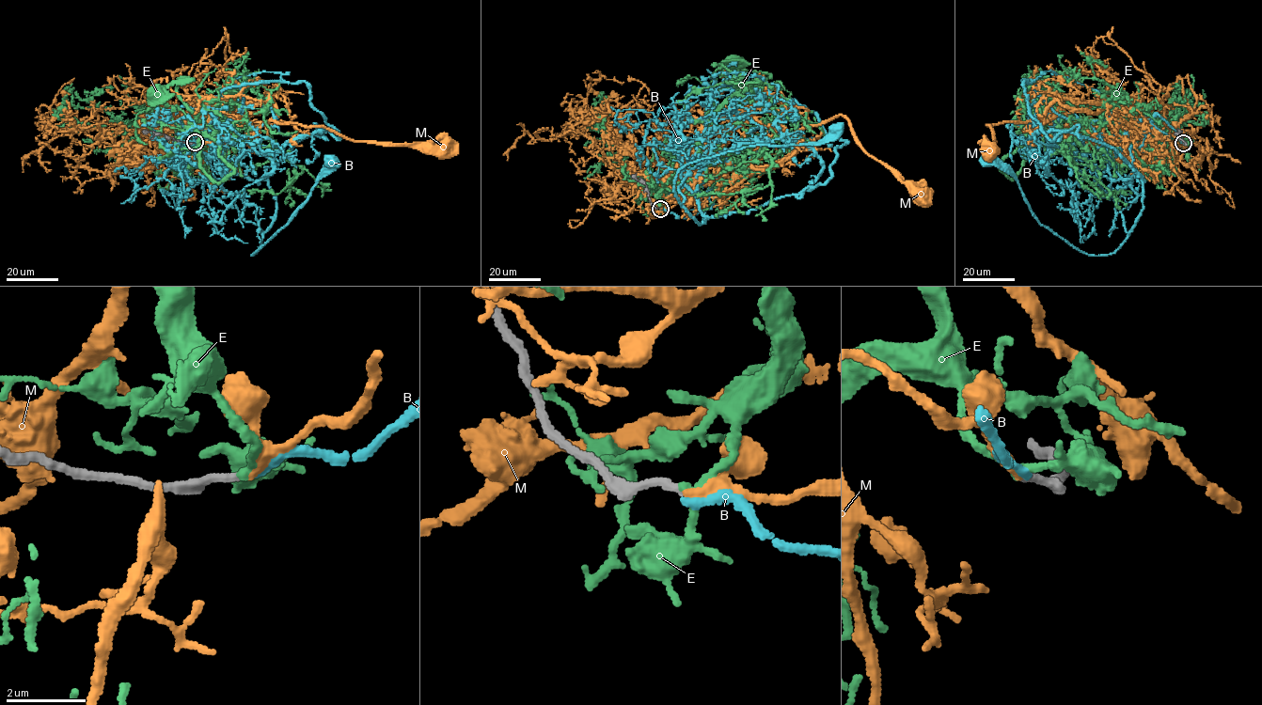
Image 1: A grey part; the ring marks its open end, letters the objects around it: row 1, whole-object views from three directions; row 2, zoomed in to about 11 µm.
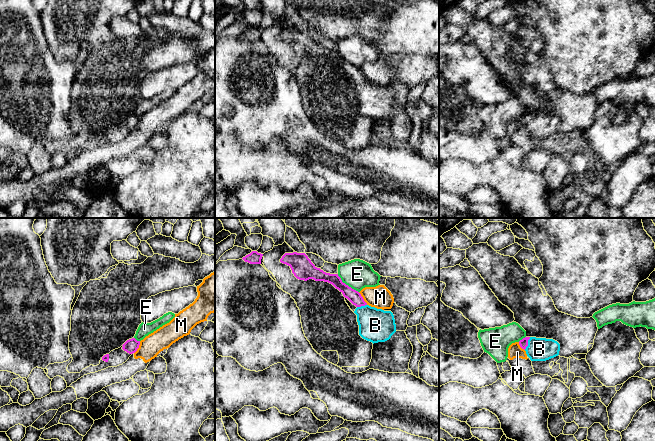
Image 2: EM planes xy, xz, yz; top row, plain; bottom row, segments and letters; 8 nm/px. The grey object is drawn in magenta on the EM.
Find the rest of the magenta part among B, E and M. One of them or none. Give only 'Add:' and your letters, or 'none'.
Add: B

